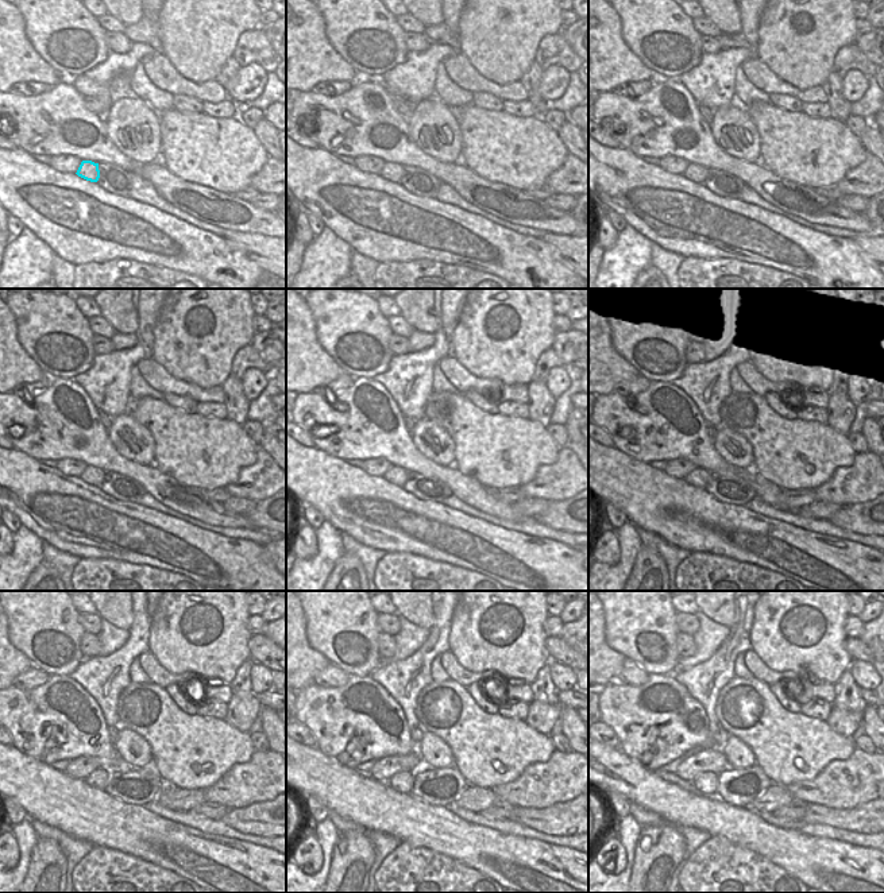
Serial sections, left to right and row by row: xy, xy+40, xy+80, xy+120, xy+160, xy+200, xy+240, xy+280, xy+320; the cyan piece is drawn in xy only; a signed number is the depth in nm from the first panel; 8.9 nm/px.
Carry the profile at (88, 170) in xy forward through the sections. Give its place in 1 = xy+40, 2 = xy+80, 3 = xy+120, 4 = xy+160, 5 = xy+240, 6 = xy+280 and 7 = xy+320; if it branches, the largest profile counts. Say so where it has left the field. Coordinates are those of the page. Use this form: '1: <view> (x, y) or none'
1: xy+40 (393, 171)
2: xy+80 (697, 173)
3: xy+120 (92, 475)
4: xy+160 (397, 475)
5: xy+240 (99, 779)
6: xy+280 (402, 781)
7: xy+320 (706, 783)

